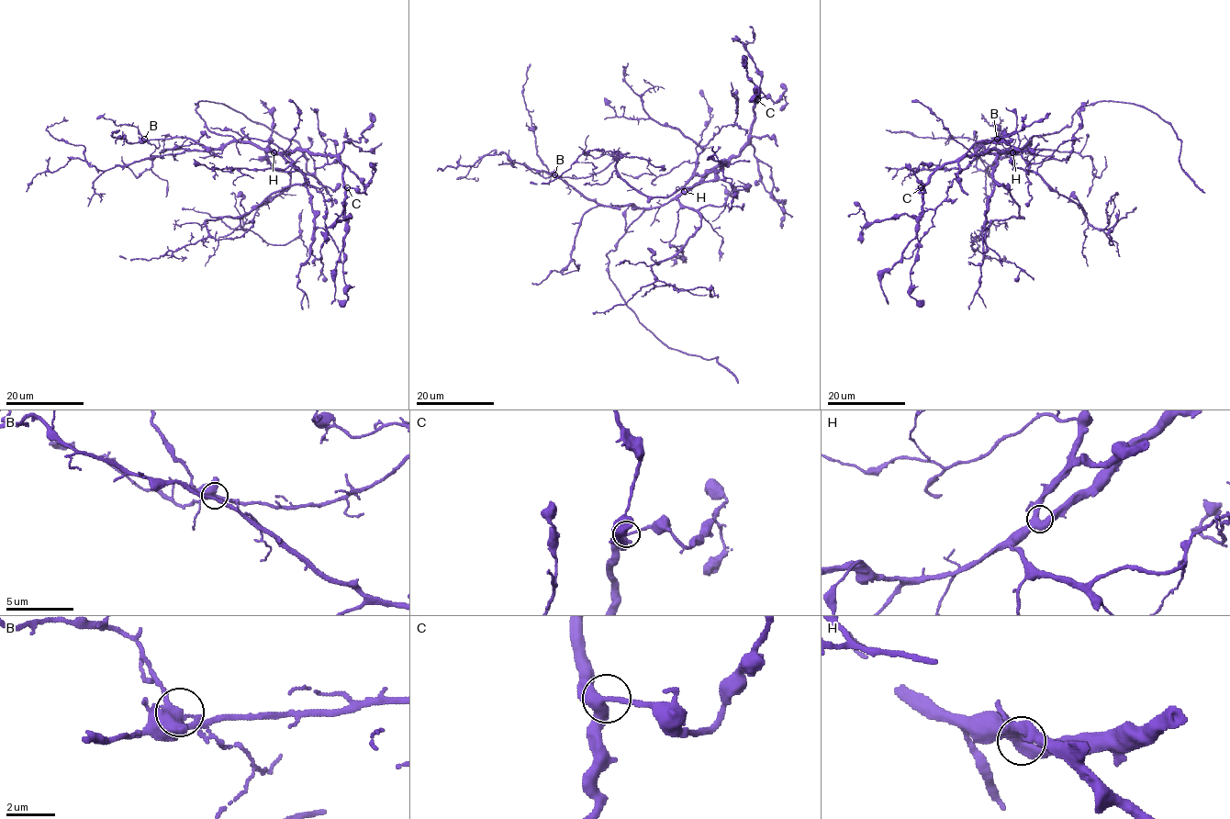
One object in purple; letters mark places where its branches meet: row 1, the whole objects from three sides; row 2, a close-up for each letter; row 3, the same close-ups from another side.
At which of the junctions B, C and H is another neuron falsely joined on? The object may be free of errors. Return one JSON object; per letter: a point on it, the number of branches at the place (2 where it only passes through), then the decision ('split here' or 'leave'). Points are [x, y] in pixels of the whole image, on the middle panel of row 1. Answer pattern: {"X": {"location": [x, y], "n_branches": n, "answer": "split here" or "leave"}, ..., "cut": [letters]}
{"B": {"location": [554, 174], "n_branches": 3, "answer": "split here"}, "C": {"location": [757, 99], "n_branches": 3, "answer": "leave"}, "H": {"location": [684, 191], "n_branches": 3, "answer": "leave"}, "cut": ["B"]}

